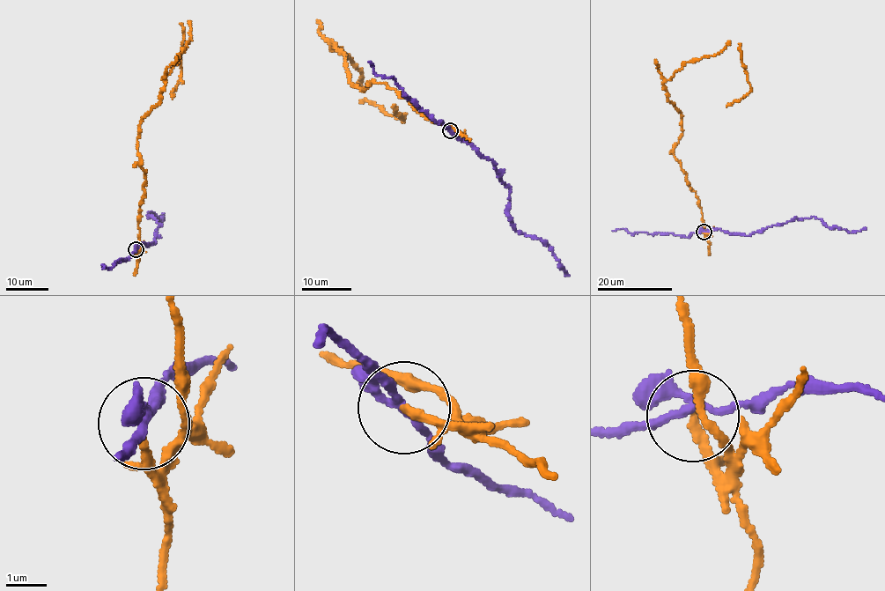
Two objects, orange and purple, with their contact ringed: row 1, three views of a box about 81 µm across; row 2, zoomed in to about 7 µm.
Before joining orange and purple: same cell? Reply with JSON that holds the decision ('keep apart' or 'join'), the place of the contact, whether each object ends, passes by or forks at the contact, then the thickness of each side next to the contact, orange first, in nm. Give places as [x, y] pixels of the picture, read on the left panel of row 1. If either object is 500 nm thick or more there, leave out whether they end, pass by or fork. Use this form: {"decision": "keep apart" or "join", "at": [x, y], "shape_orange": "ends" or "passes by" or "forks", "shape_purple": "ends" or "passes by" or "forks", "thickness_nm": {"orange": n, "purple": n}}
{"decision": "keep apart", "at": [136, 249], "shape_orange": "ends", "shape_purple": "forks", "thickness_nm": {"orange": 200, "purple": 170}}

